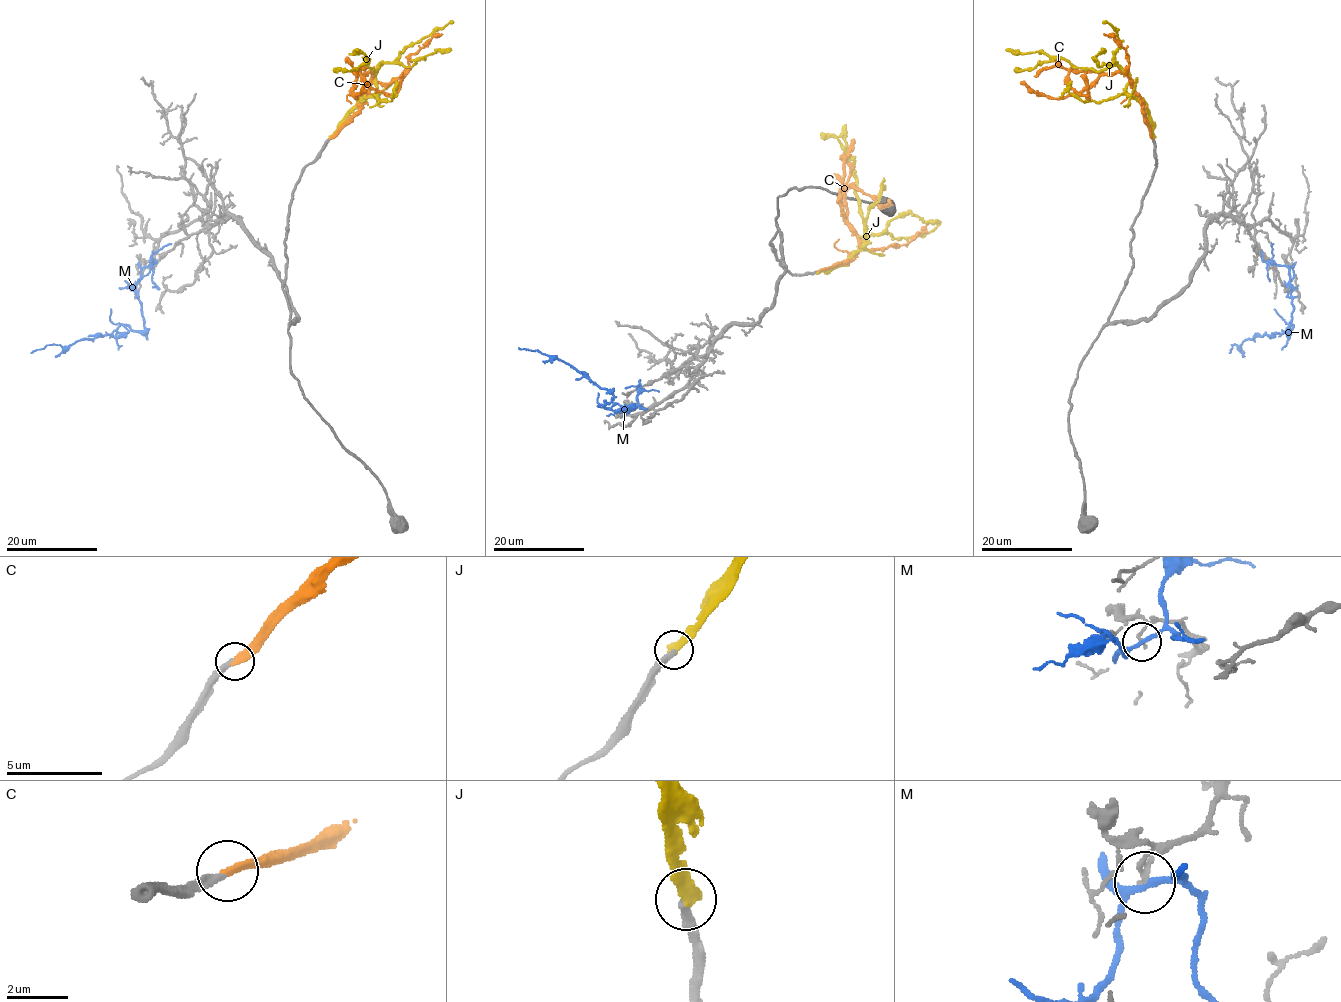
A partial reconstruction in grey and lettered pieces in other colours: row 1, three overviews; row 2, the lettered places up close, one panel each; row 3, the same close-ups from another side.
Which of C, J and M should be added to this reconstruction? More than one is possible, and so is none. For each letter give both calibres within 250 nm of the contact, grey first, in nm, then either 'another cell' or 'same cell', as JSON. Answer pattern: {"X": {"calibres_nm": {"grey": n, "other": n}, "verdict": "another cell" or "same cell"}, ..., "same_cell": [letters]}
{"C": {"calibres_nm": {"grey": 280, "other": 320}, "verdict": "same cell"}, "J": {"calibres_nm": {"grey": 280, "other": 400}, "verdict": "another cell"}, "M": {"calibres_nm": {"grey": 160, "other": 170}, "verdict": "another cell"}, "same_cell": ["C"]}

